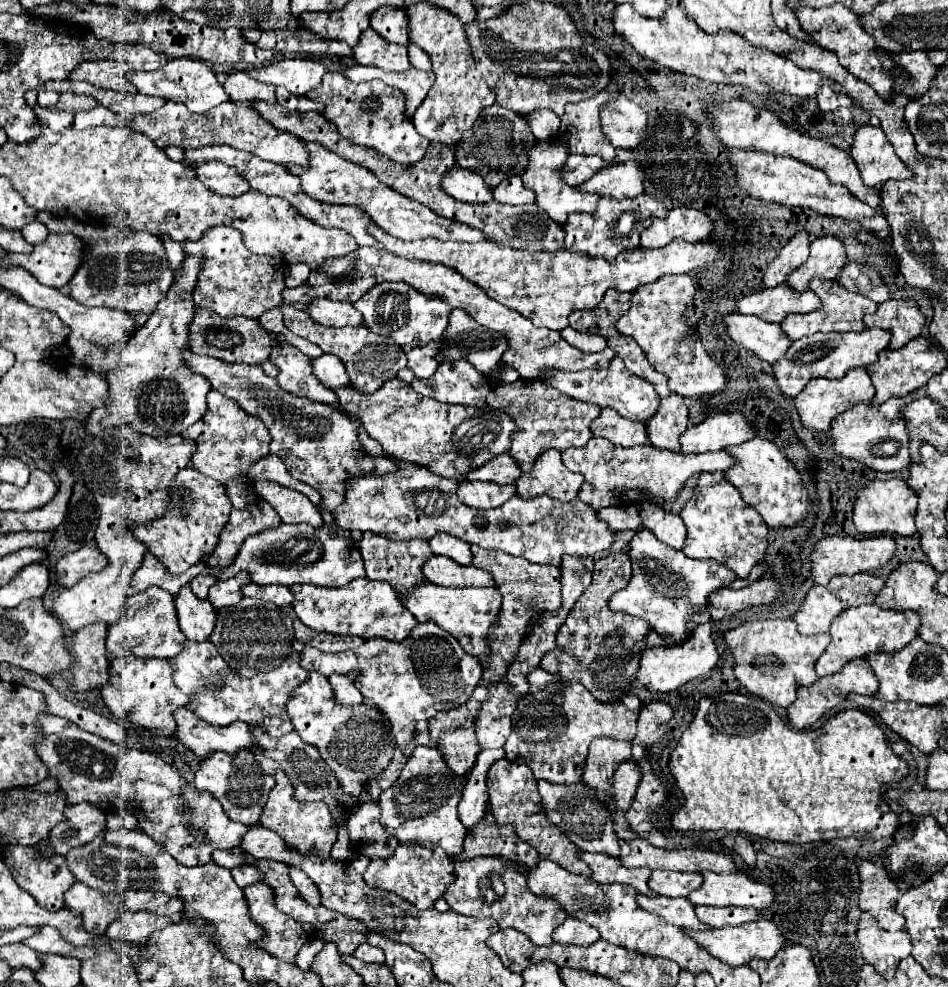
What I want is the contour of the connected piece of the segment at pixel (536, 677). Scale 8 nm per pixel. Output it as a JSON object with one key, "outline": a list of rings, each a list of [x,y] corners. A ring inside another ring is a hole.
{"outline":[[[535,669],[535,671],[531,671],[531,675],[529,675],[529,683],[531,683],[533,691],[535,691],[535,689],[543,689],[545,683],[553,683],[553,681],[555,681],[555,675],[547,675],[543,669]]]}

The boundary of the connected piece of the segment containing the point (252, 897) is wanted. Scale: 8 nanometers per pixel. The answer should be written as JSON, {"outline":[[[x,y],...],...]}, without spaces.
{"outline":[[[255,883],[243,889],[255,923],[265,927],[265,937],[259,941],[271,955],[295,963],[295,955],[307,941],[307,933],[301,923],[295,923],[289,915],[281,913],[275,905],[275,893],[267,883]]]}

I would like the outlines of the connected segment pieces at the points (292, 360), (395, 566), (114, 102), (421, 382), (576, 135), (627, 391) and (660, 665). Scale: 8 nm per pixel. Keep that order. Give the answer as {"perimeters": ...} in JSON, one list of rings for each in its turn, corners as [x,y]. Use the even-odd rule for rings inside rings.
{"perimeters":[[[[283,341],[283,347],[271,349],[271,361],[281,371],[281,375],[277,375],[277,381],[285,391],[337,407],[337,395],[313,377],[309,357],[303,355],[299,349]]],[[[363,533],[361,541],[359,541],[359,551],[361,551],[361,557],[363,557],[363,563],[365,563],[365,569],[367,569],[367,577],[369,579],[377,579],[377,581],[387,581],[391,583],[391,587],[395,587],[395,591],[399,595],[405,595],[409,591],[409,587],[415,587],[425,579],[425,575],[421,575],[421,563],[425,559],[429,559],[433,553],[431,553],[431,547],[427,541],[423,539],[411,539],[407,543],[399,541],[391,541],[383,535],[375,535],[375,533]]],[[[49,81],[45,85],[47,89],[53,89],[53,91],[73,91],[73,93],[85,93],[85,95],[93,95],[99,105],[107,107],[107,109],[113,109],[115,113],[121,113],[121,115],[129,115],[129,113],[151,113],[155,109],[159,109],[165,99],[157,99],[157,97],[147,97],[147,95],[125,95],[125,93],[115,93],[115,91],[109,91],[109,89],[101,89],[101,87],[95,87],[91,83],[85,83],[85,81]]],[[[467,361],[441,363],[429,379],[415,379],[411,385],[417,393],[437,399],[441,403],[485,407],[489,381],[483,373],[475,371]]],[[[609,87],[599,91],[587,101],[581,103],[567,103],[565,115],[561,117],[563,139],[567,139],[571,153],[579,155],[603,155],[603,159],[615,157],[615,147],[601,131],[599,111],[615,99],[617,87]]],[[[615,357],[615,363],[611,363],[611,367],[607,367],[607,369],[597,369],[597,371],[587,369],[587,371],[579,371],[579,373],[551,371],[551,375],[543,375],[543,381],[551,383],[551,387],[555,387],[557,391],[563,391],[565,395],[571,395],[575,399],[583,399],[583,401],[595,403],[599,407],[611,407],[629,421],[647,421],[659,409],[659,395],[655,393],[655,387],[649,381],[633,375],[619,357]]],[[[703,623],[695,627],[695,635],[681,645],[673,645],[673,647],[651,647],[643,653],[641,657],[641,667],[637,671],[637,679],[647,677],[647,689],[653,693],[667,693],[667,691],[675,691],[681,685],[685,685],[687,681],[709,673],[717,663],[719,663],[719,653],[717,647],[713,643],[713,623]]]]}

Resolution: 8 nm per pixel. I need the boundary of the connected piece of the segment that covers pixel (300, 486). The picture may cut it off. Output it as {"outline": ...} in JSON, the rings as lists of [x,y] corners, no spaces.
{"outline":[[[269,453],[269,455],[265,455],[263,459],[259,459],[257,463],[253,463],[253,465],[249,467],[249,471],[247,471],[247,477],[253,479],[253,481],[261,481],[261,479],[263,479],[263,481],[279,483],[281,487],[295,489],[295,491],[303,493],[305,497],[309,497],[309,501],[311,501],[315,507],[321,507],[321,495],[319,495],[319,491],[311,491],[309,485],[305,485],[303,481],[291,477],[291,475],[287,473],[285,463],[283,463],[277,455],[273,455],[273,453]]]}

